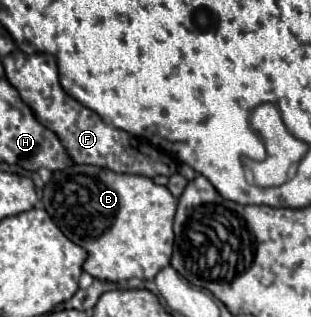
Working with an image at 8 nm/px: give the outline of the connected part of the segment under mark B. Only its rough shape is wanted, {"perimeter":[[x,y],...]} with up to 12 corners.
{"perimeter":[[93,165],[53,173],[43,205],[97,279],[169,265],[177,199]]}

